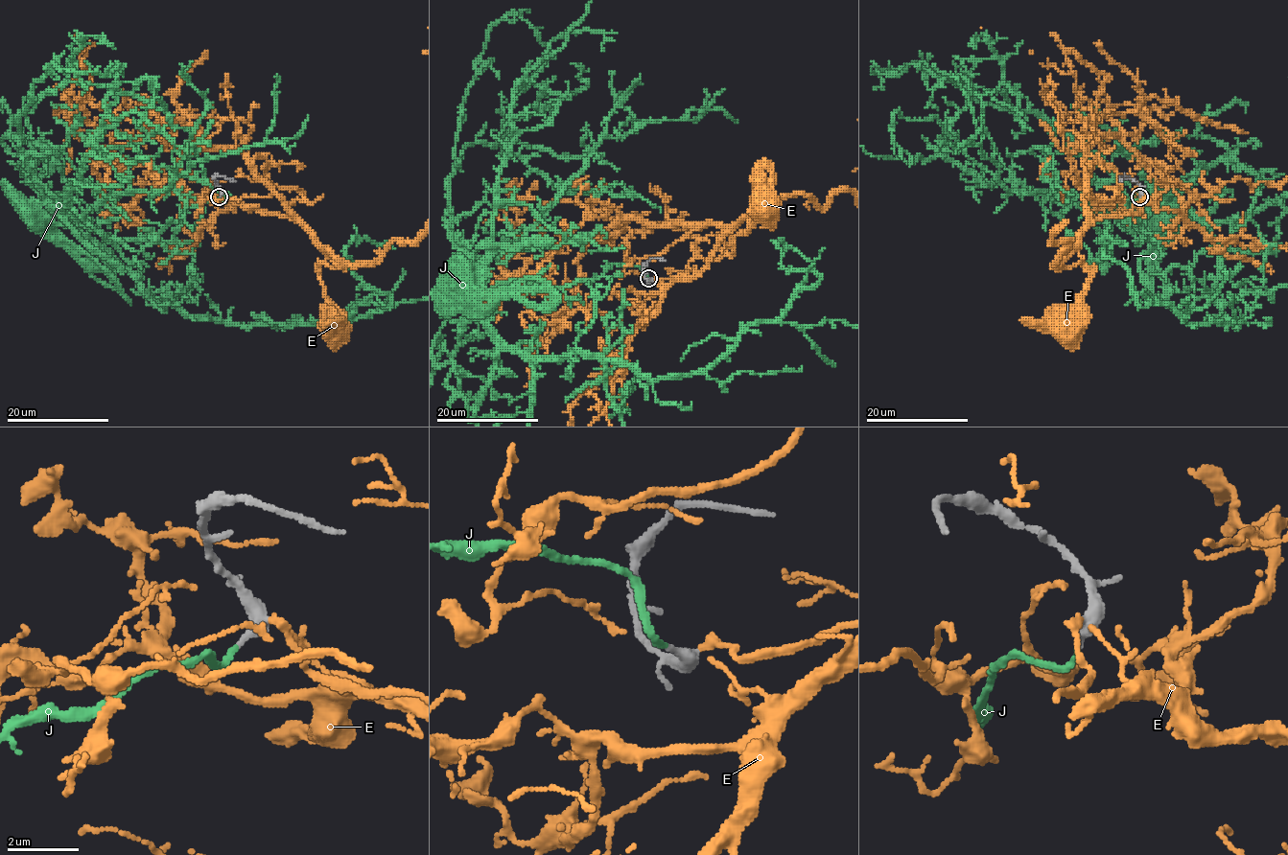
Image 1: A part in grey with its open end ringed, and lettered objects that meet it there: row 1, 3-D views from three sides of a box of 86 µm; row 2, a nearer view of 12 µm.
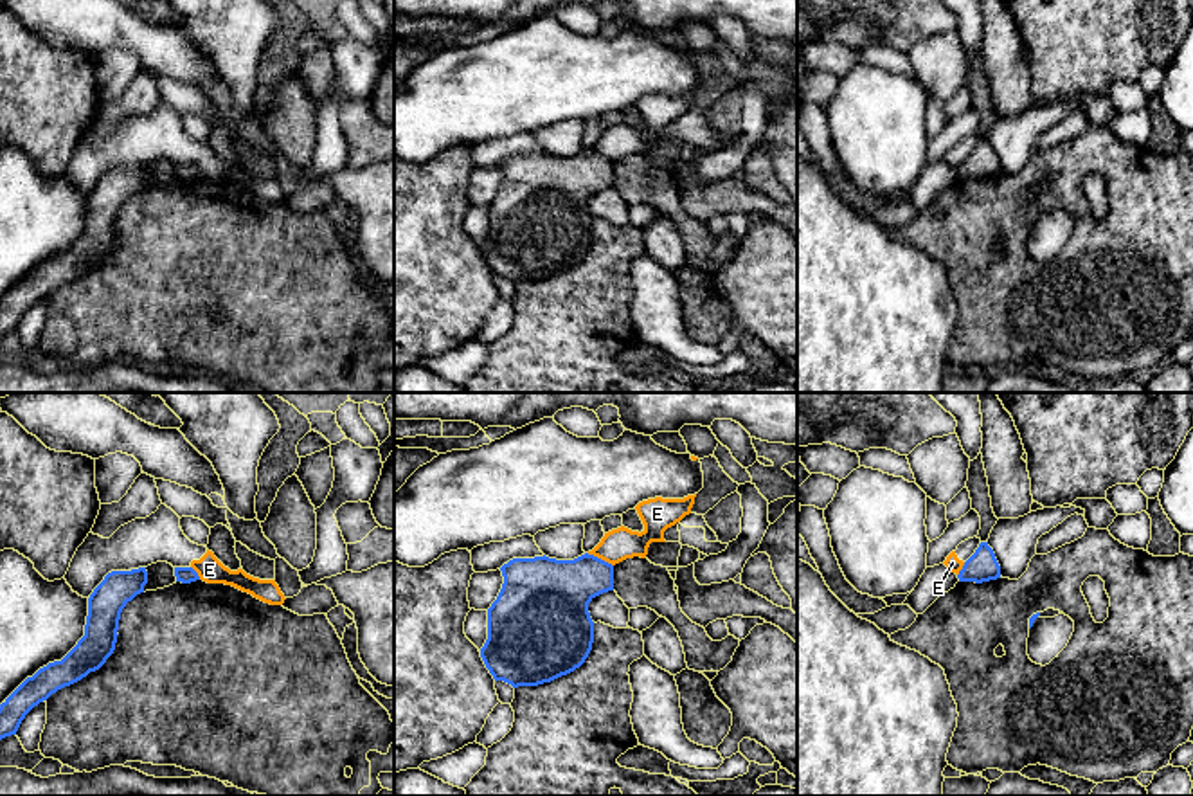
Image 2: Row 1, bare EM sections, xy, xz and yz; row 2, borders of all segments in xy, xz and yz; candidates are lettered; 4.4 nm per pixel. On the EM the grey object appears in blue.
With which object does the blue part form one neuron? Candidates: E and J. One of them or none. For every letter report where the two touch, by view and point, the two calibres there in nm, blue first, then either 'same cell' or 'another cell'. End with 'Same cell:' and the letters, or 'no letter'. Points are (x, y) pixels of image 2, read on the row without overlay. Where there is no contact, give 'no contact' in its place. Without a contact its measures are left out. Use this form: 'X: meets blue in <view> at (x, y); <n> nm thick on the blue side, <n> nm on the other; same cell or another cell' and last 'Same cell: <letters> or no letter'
E: meets blue in xz at (600, 155); 300 nm thick on the blue side, 140 nm on the other; another cell
J: no contact; same cell
Same cell: J

